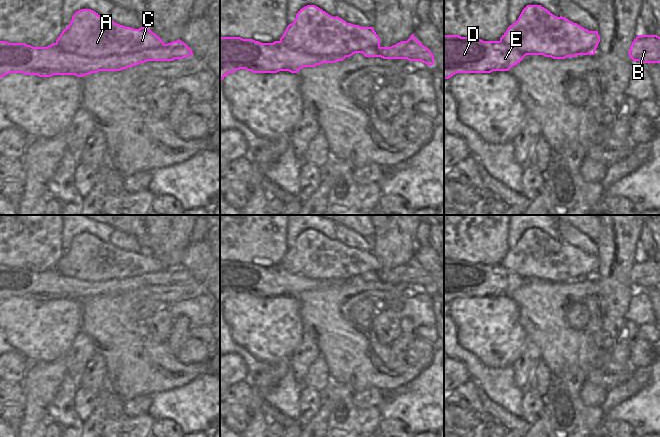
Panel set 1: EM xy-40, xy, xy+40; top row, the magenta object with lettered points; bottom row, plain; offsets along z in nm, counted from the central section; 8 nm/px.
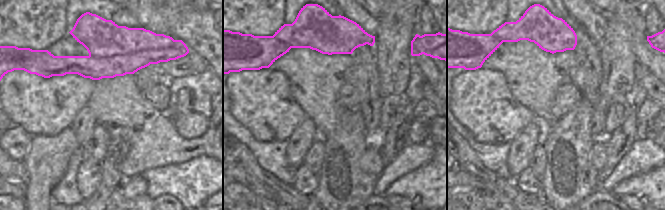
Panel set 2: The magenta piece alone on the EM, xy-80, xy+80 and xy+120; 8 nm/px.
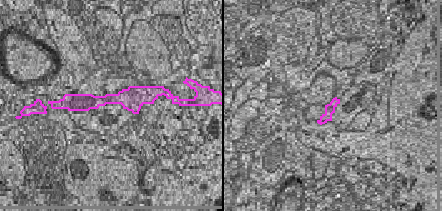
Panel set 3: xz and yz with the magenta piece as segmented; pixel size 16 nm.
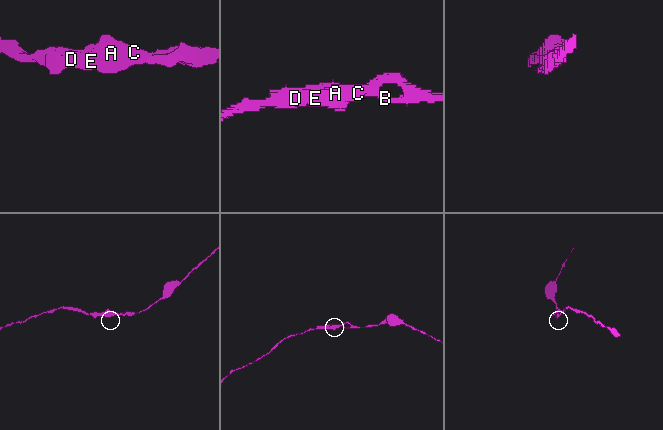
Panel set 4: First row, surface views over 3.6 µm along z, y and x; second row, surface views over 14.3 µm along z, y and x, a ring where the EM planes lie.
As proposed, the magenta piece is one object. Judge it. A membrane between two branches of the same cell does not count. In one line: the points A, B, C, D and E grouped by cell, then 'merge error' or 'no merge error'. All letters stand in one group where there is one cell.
A B C D E | no merge error

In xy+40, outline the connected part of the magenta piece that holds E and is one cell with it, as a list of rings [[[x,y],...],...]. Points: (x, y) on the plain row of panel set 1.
[[[527,229],[518,244],[508,251],[499,265],[444,259],[444,303],[449,303],[457,297],[508,295],[526,279],[543,279],[553,283],[594,279],[599,266],[598,255],[589,255],[565,241],[557,241],[541,229]]]

